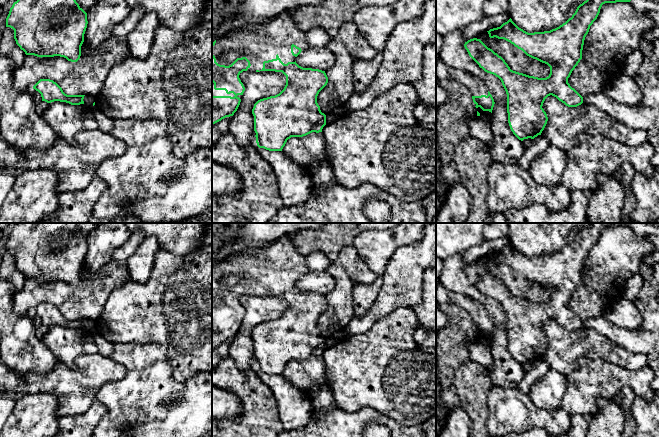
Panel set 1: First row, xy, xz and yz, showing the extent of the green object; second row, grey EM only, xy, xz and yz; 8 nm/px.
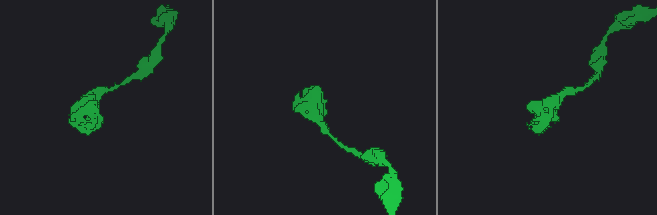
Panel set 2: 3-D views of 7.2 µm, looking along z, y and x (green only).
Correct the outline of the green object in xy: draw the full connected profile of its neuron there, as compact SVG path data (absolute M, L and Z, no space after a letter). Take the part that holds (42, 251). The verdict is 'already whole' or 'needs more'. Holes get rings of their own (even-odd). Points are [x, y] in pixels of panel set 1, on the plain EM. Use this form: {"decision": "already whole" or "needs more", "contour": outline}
{"decision": "already whole", "contour": "M18 223L6 242L6 251L14 254L16 268L26 279L60 280L71 286L80 283L87 248L87 237L75 223Z"}

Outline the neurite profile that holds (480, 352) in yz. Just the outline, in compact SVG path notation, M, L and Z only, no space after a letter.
M477 340L470 346L470 359L491 369L493 366L491 347L483 341Z

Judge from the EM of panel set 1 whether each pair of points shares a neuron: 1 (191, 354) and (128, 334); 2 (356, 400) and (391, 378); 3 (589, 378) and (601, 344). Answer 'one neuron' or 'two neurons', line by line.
1: one neuron
2: one neuron
3: two neurons

